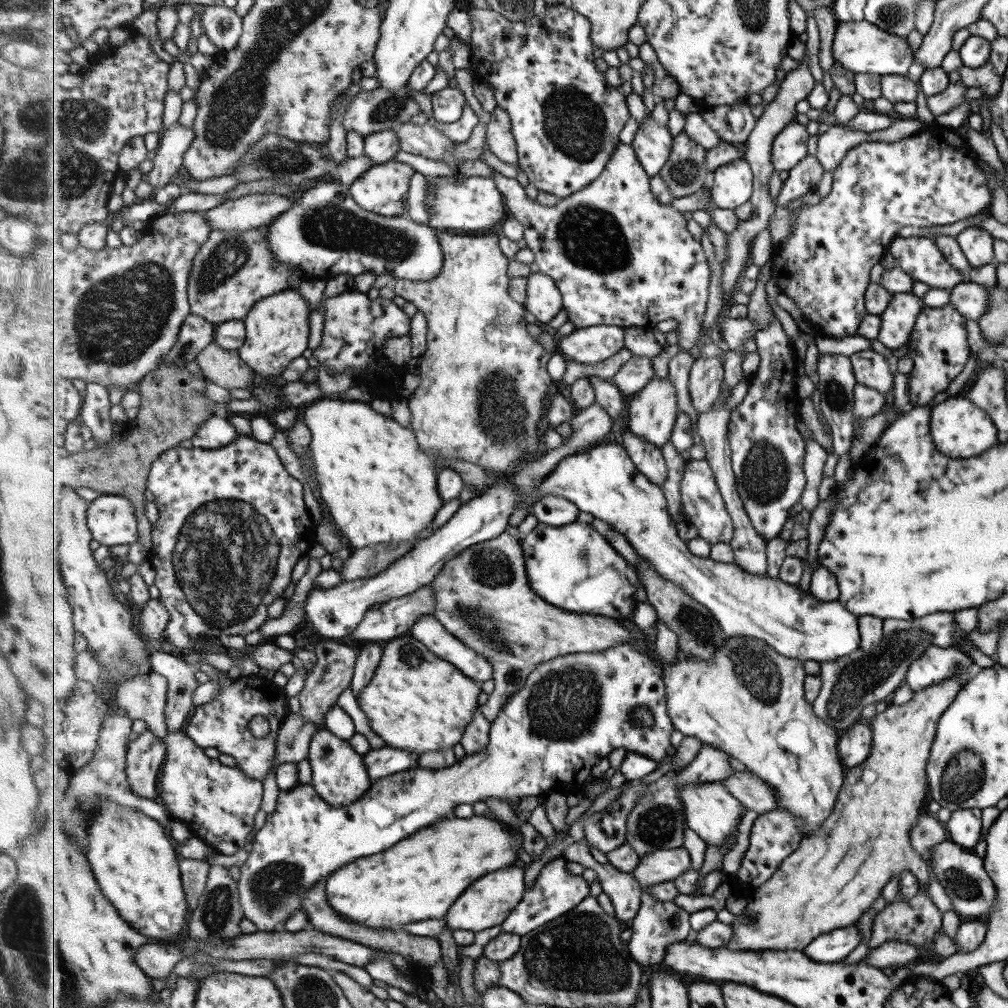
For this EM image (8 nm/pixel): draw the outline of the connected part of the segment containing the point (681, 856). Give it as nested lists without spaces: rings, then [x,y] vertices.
[[[680,846],[645,854],[644,857],[640,857],[639,866],[632,873],[643,887],[674,881],[680,874],[685,874],[692,868],[689,849]]]

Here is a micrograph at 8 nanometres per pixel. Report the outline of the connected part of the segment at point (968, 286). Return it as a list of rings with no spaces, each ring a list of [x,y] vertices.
[[[967,279],[949,289],[951,303],[967,320],[978,320],[988,309],[990,296],[986,286]]]

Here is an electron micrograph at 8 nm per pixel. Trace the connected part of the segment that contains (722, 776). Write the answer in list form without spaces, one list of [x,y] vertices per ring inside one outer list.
[[[703,745],[696,759],[677,775],[678,790],[686,784],[727,780],[736,772],[727,760],[729,756],[717,747]]]

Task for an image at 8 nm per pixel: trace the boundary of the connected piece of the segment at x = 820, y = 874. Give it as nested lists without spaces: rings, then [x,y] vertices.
[[[949,677],[940,683],[926,686],[912,693],[911,700],[905,702],[905,704],[899,704],[895,706],[889,704],[886,710],[874,715],[869,722],[869,727],[873,731],[873,748],[870,750],[869,756],[862,764],[853,766],[848,769],[846,778],[843,781],[842,788],[839,789],[837,800],[834,802],[834,808],[831,809],[829,816],[826,818],[823,824],[818,826],[818,829],[814,830],[814,833],[810,834],[810,837],[804,838],[799,848],[795,850],[791,856],[787,857],[783,861],[782,866],[778,869],[778,872],[774,874],[763,886],[758,888],[758,891],[754,896],[748,900],[747,906],[743,912],[736,916],[733,924],[735,926],[735,938],[733,942],[729,943],[725,948],[731,948],[731,950],[801,950],[807,949],[807,946],[811,945],[811,942],[818,938],[818,936],[830,933],[833,930],[849,927],[854,925],[861,915],[866,912],[875,901],[875,898],[880,895],[881,888],[889,882],[890,876],[893,874],[899,874],[901,870],[908,870],[915,876],[919,882],[920,888],[927,888],[927,882],[929,876],[927,875],[926,860],[922,859],[919,854],[915,852],[915,849],[910,845],[909,831],[910,828],[917,822],[917,817],[920,815],[919,810],[923,806],[923,800],[925,800],[925,794],[928,792],[927,779],[926,779],[926,764],[929,754],[929,747],[934,740],[934,734],[938,718],[943,714],[943,711],[951,705],[953,698],[958,694],[962,684],[957,677]]]

